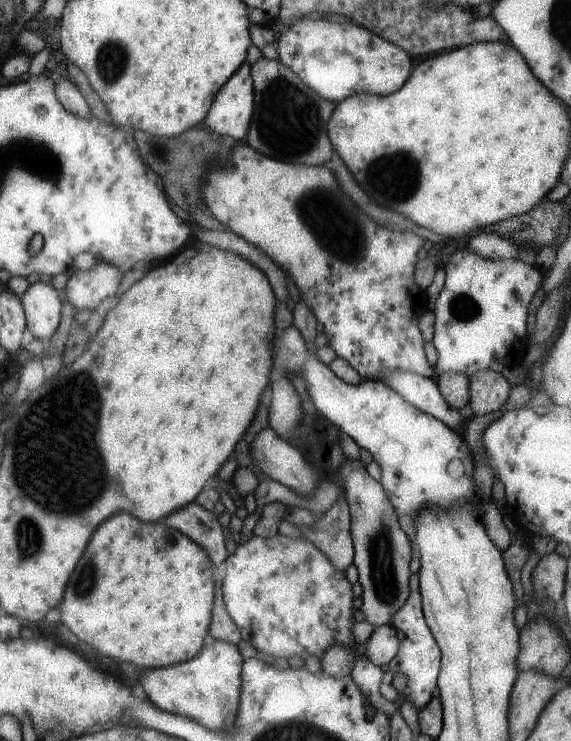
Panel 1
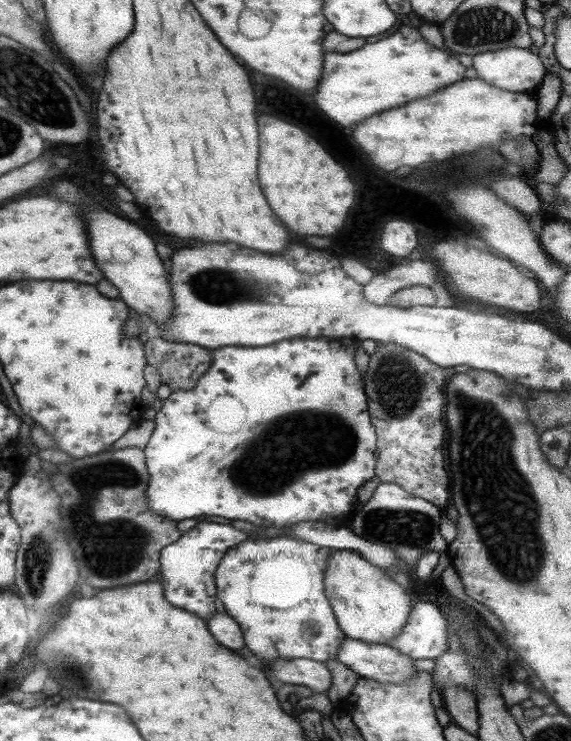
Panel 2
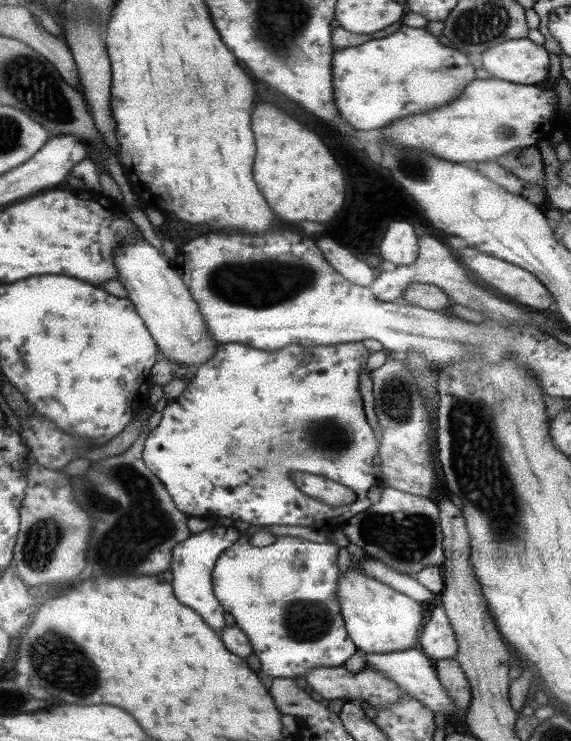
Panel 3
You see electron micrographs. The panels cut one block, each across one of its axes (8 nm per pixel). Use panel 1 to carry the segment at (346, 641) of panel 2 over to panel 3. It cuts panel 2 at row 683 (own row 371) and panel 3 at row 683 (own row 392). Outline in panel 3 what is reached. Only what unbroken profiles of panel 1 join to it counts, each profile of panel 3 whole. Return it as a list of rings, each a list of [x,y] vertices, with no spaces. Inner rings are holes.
[[[418,649],[399,650],[388,654],[367,654],[367,666],[384,673],[390,680],[401,686],[410,696],[416,697],[428,710],[432,712],[442,712],[447,716],[448,721],[462,722],[465,716],[459,716],[457,706],[450,698],[449,692],[442,686],[438,678],[437,668],[434,661]]]

